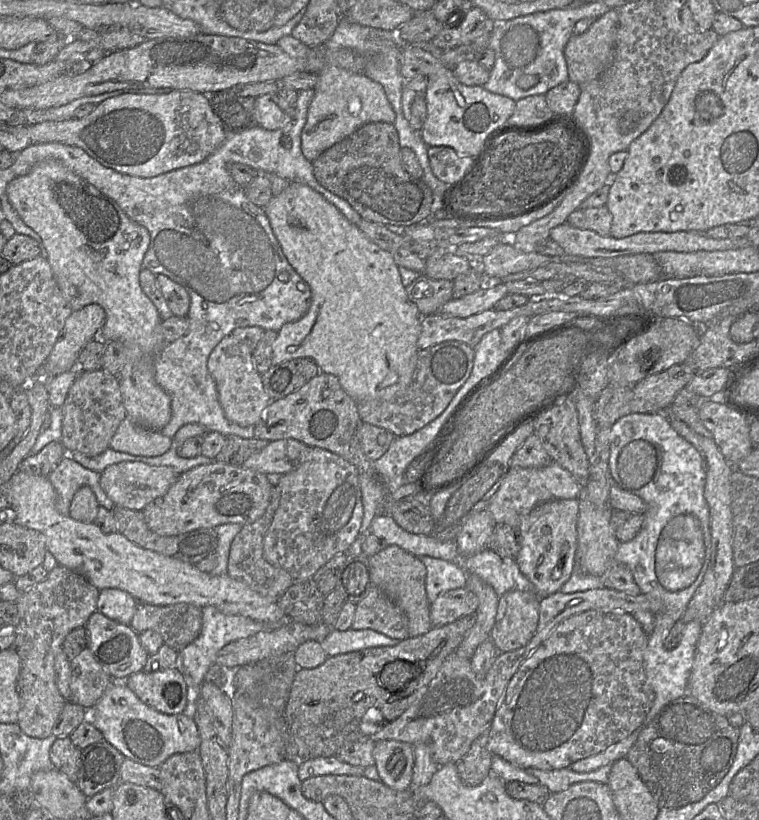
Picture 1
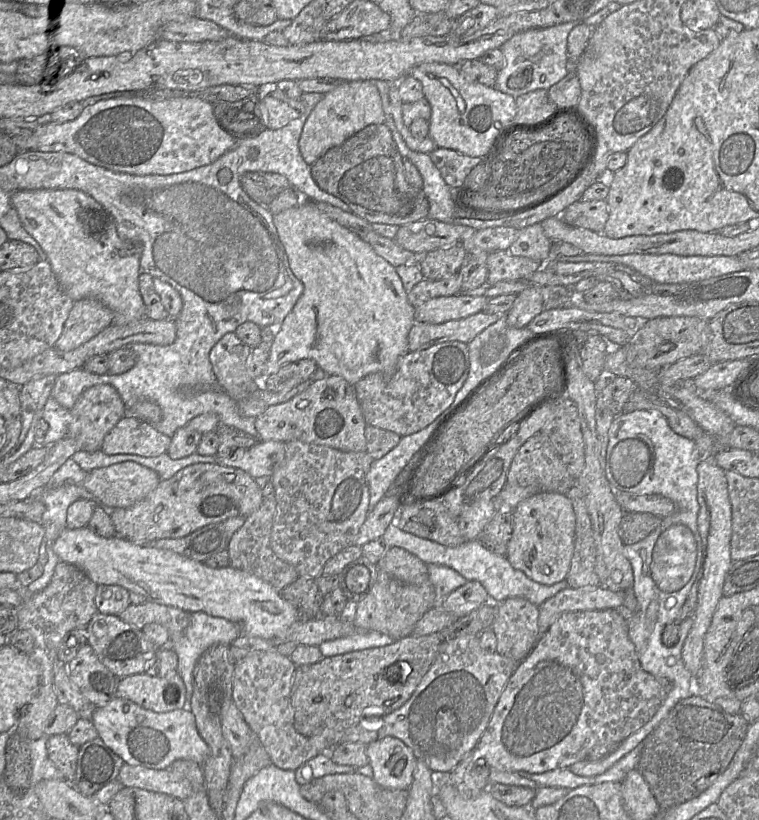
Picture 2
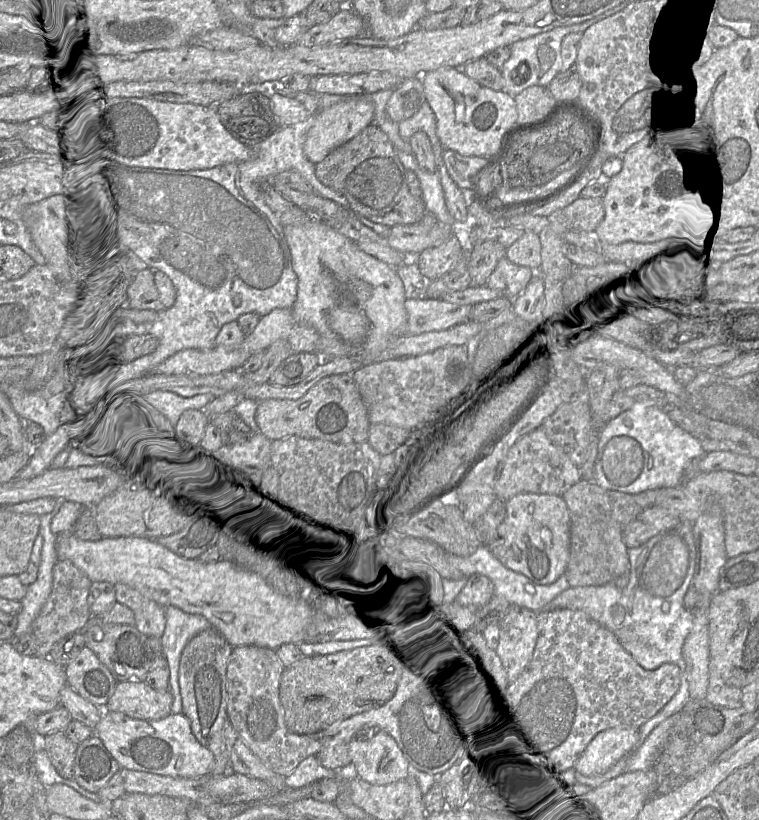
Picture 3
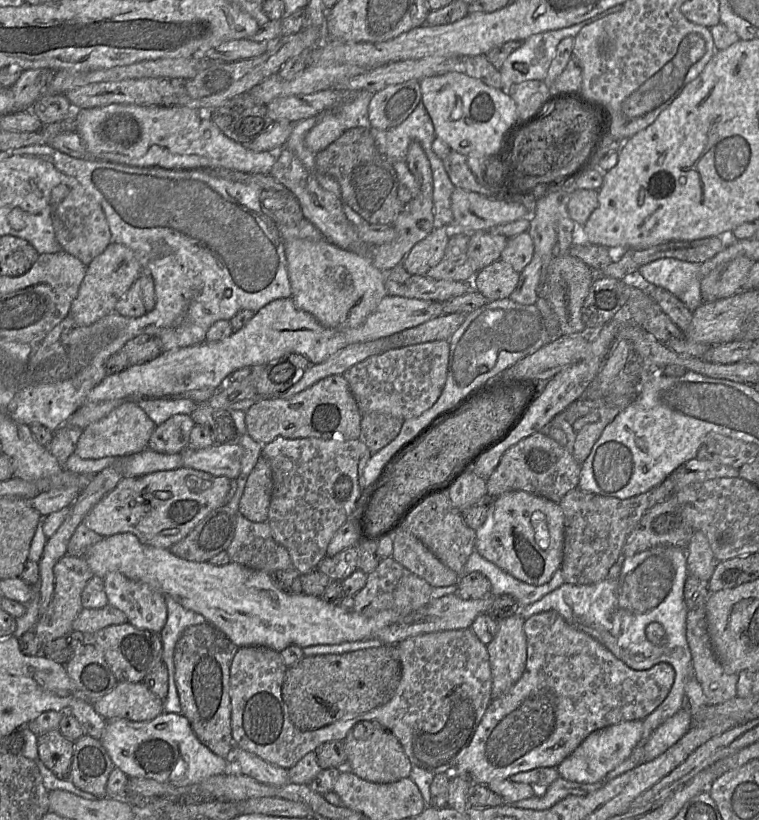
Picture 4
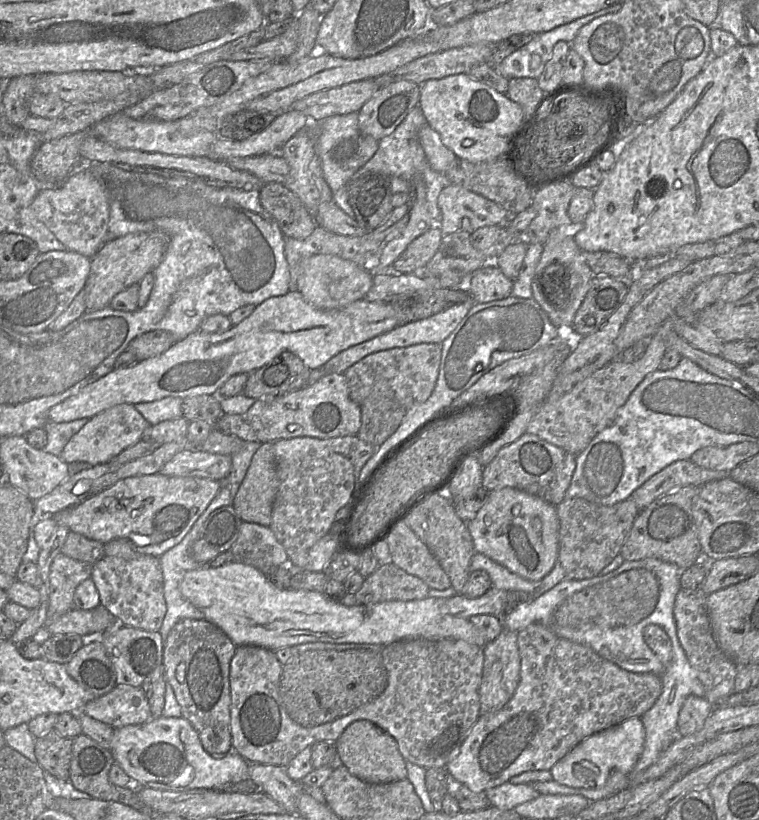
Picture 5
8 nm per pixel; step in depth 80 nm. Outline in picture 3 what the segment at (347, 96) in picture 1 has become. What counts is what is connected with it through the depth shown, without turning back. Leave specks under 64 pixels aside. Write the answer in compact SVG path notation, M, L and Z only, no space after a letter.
M369 95L352 96L328 108L319 109L313 115L314 122L306 132L302 149L305 157L316 164L322 161L333 149L344 144L374 121L374 104Z

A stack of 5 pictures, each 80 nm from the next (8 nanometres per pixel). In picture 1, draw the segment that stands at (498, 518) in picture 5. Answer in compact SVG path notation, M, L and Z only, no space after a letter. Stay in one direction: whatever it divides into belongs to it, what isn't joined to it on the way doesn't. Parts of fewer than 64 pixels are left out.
M577 498L548 501L533 508L518 529L520 550L515 560L520 571L533 583L539 597L546 597L559 591L576 569L578 514L579 500Z

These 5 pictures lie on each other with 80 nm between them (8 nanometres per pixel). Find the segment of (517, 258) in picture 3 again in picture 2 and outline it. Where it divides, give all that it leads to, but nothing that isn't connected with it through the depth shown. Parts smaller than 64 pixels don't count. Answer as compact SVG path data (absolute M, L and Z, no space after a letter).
M536 223L519 230L517 239L507 251L514 256L545 263L551 258L551 242L544 234L541 224Z

